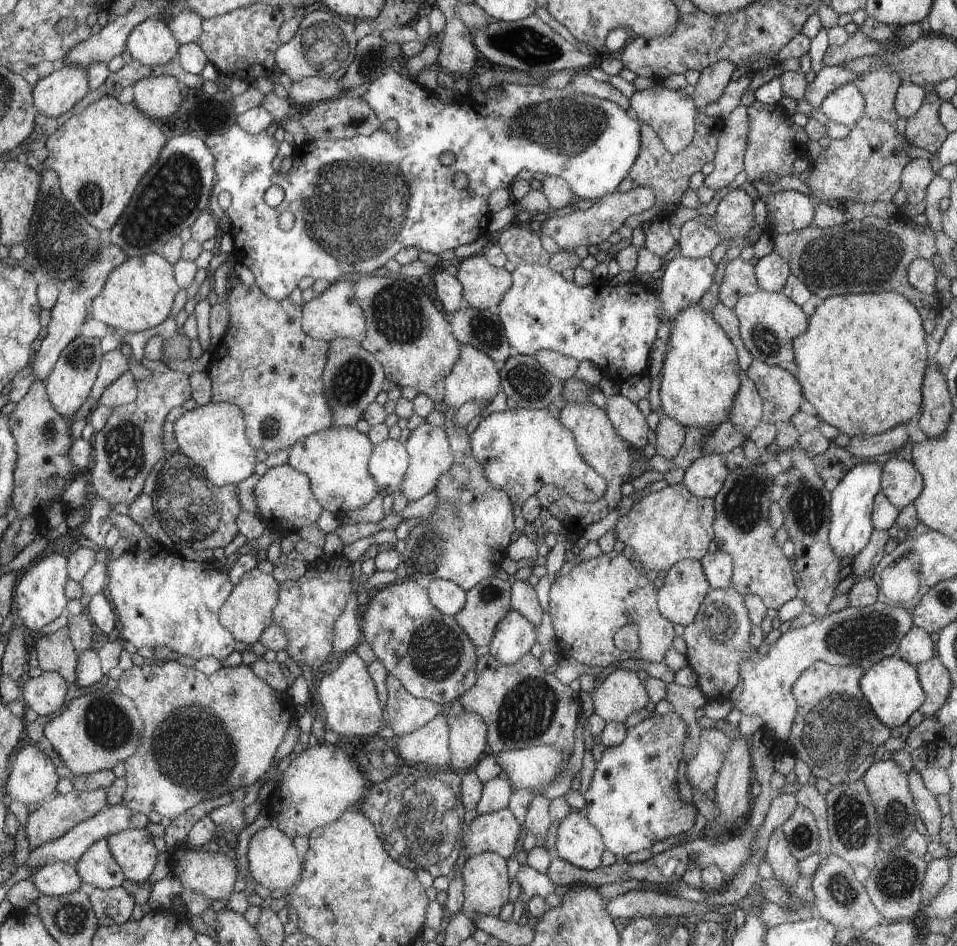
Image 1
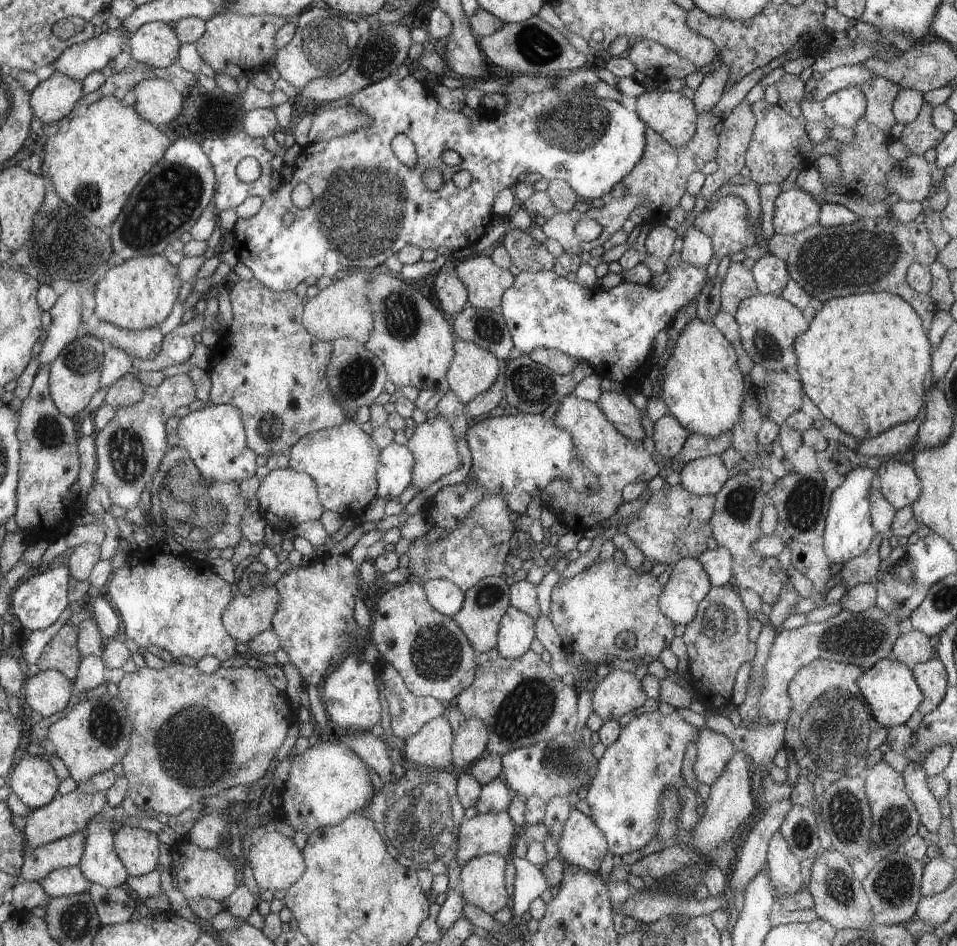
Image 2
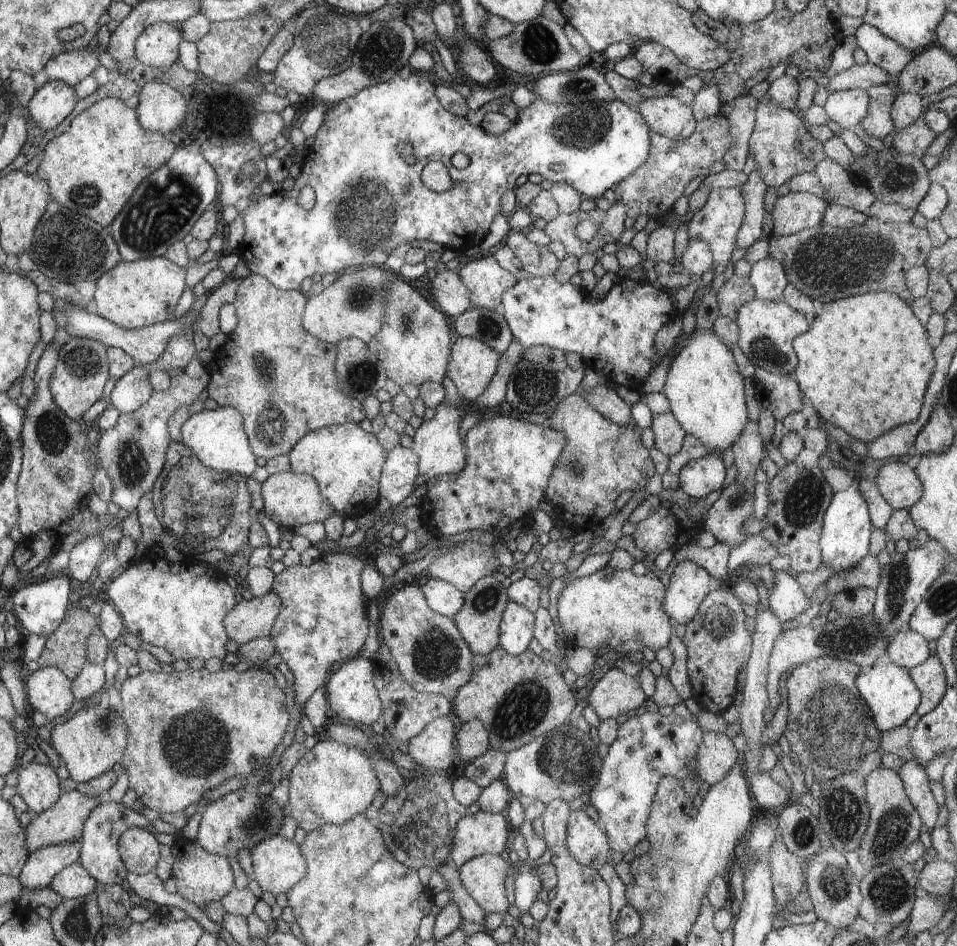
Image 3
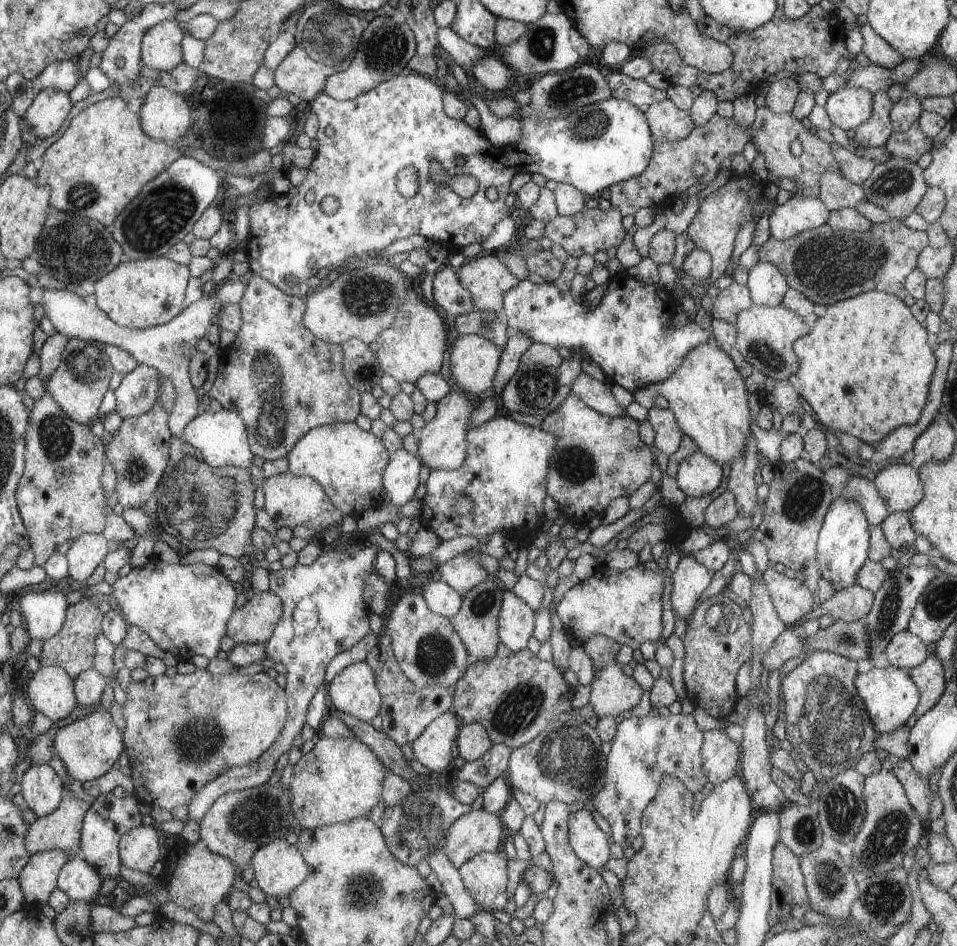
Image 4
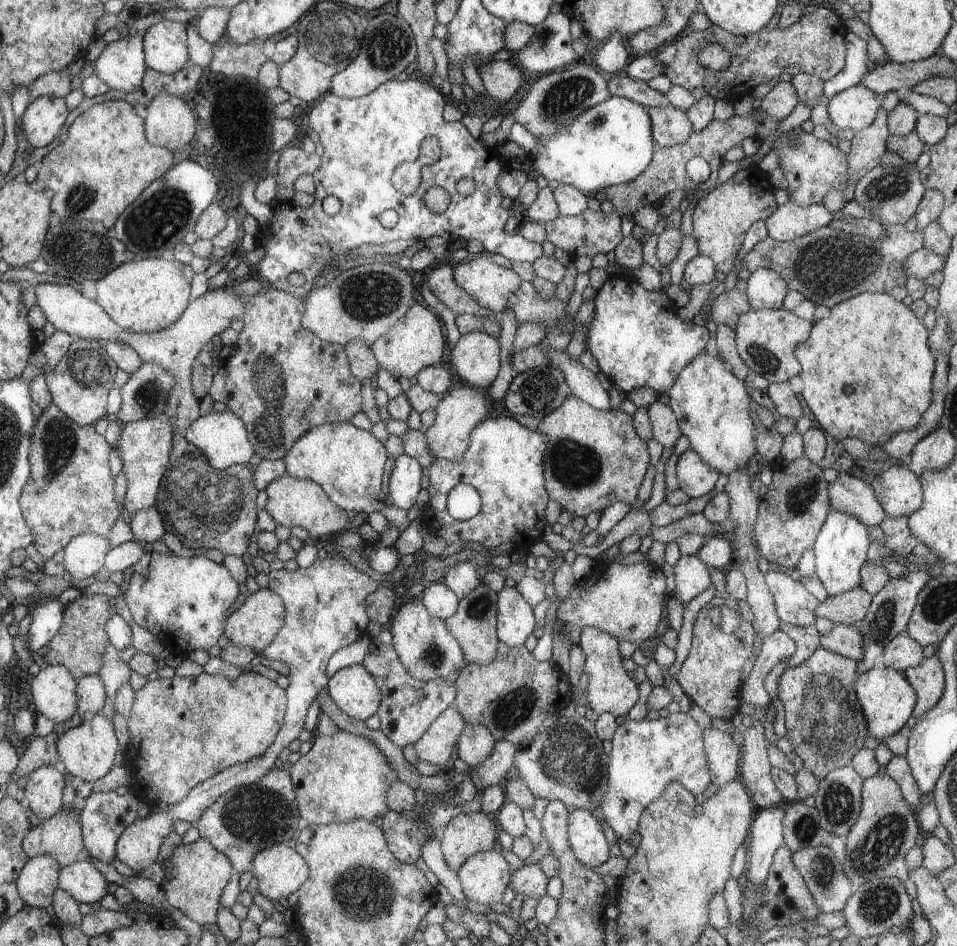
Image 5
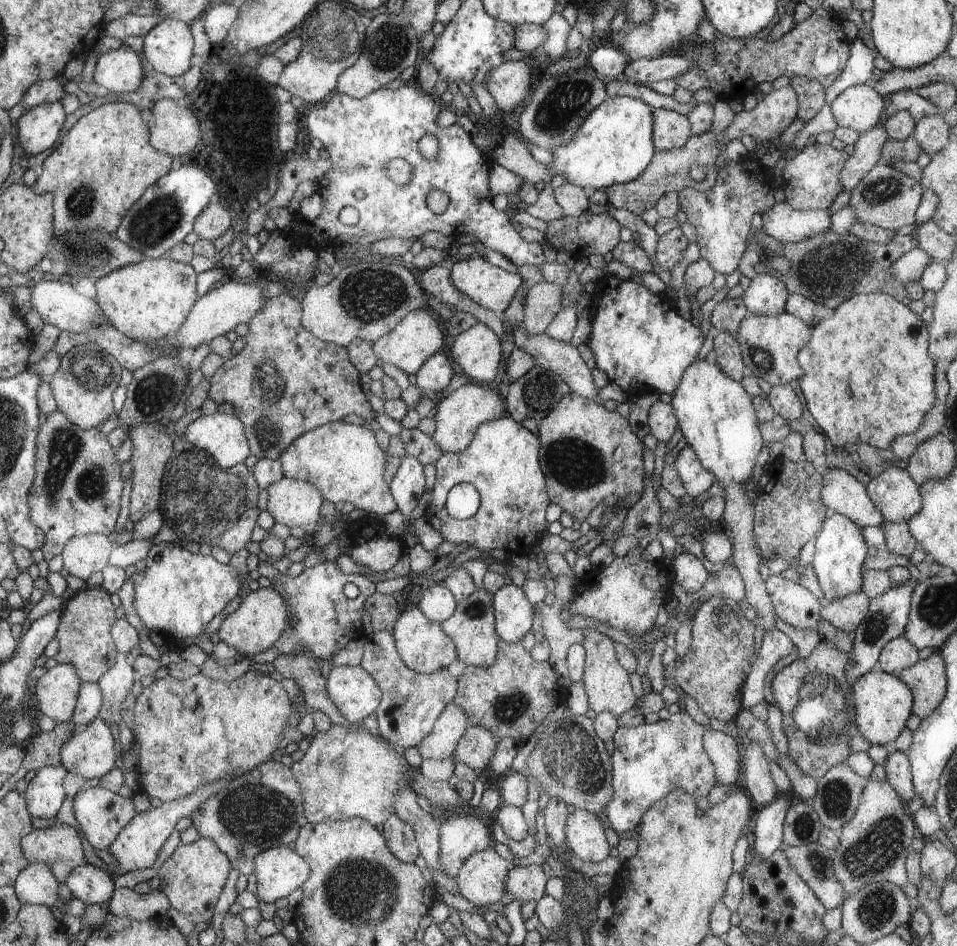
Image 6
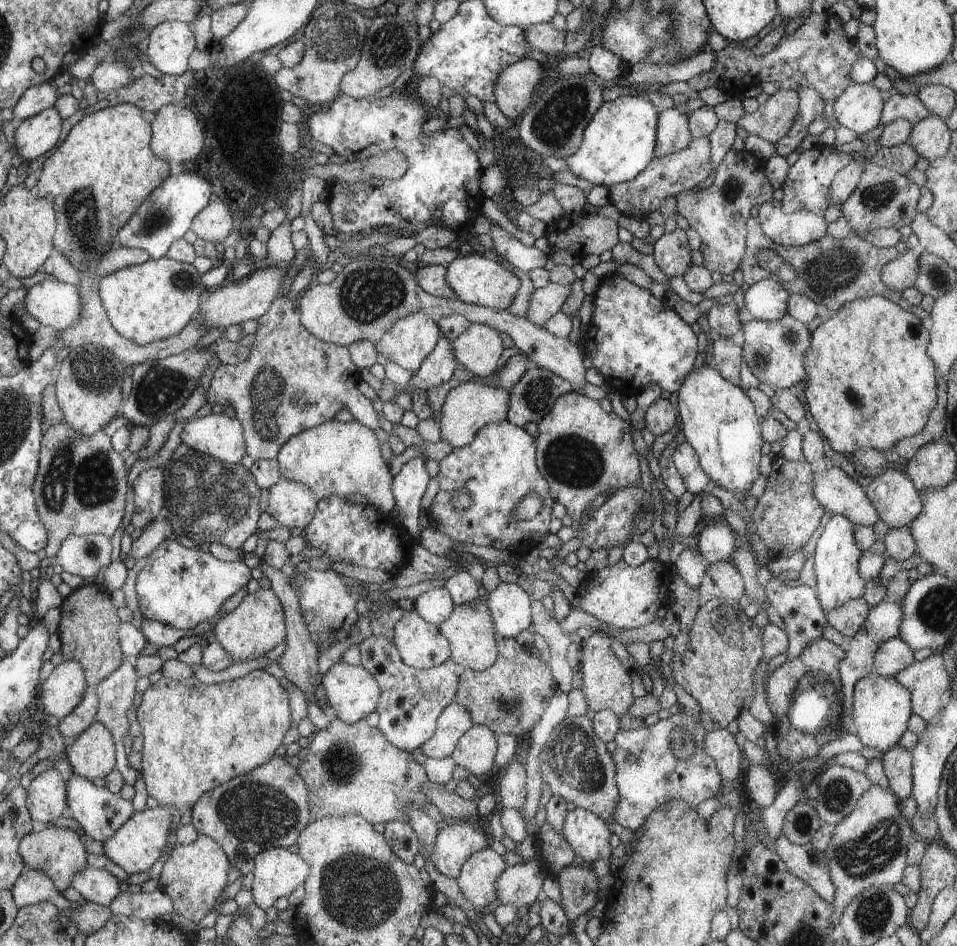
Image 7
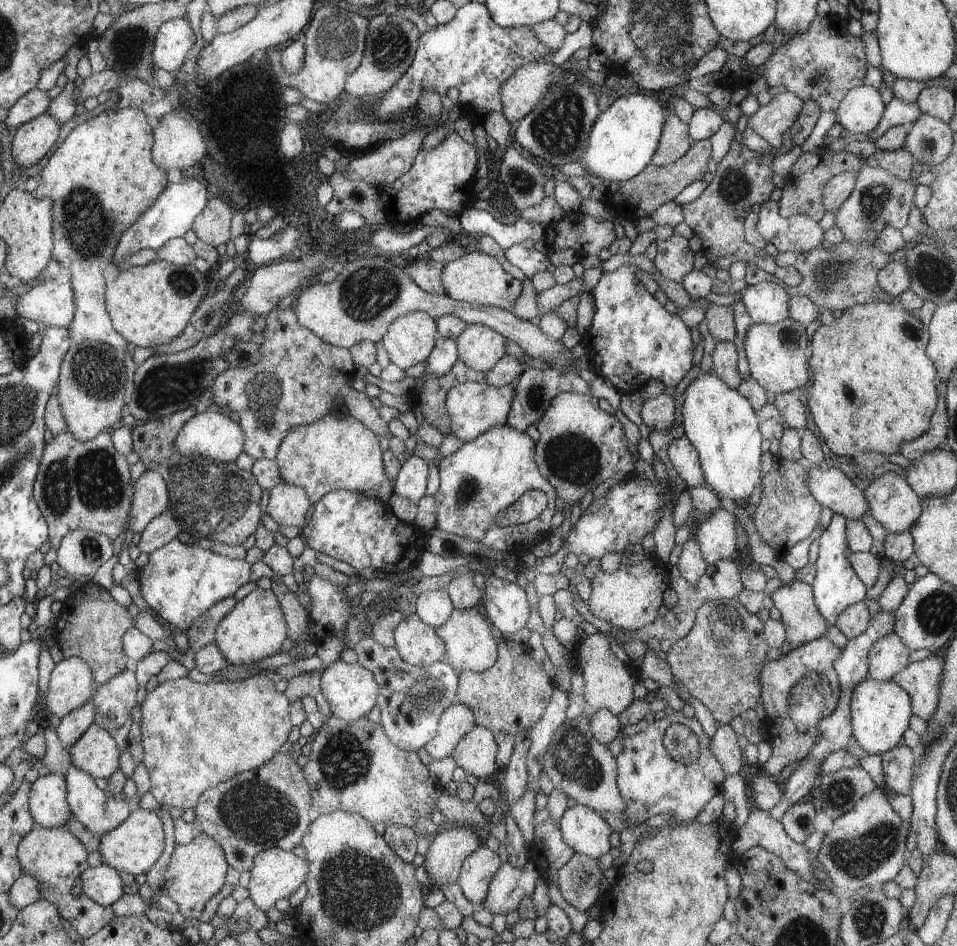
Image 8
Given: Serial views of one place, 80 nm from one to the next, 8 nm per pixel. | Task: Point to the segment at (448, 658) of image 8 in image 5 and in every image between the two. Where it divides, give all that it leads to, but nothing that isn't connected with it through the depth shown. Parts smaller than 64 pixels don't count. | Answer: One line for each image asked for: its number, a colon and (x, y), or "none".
5: (474, 625)
6: (471, 627)
7: (469, 628)

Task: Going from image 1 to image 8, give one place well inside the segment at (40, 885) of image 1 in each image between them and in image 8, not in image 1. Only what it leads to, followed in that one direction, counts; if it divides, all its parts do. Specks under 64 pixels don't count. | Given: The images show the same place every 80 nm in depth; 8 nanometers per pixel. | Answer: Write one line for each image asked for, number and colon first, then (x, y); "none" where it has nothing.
2: (63, 882)
3: (75, 881)
4: (78, 880)
5: (82, 881)
6: (93, 886)
7: (97, 885)
8: (102, 884)

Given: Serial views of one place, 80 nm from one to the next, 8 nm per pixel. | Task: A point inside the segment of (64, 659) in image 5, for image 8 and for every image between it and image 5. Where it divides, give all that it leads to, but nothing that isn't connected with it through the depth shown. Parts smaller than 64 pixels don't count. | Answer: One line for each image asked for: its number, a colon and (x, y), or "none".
6: (85, 637)
7: (88, 629)
8: (91, 625)

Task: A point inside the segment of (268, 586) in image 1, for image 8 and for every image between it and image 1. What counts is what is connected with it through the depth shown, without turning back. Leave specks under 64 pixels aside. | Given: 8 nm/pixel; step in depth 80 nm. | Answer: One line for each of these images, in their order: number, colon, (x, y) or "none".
2: (251, 615)
3: (252, 619)
4: (254, 623)
5: (255, 624)
6: (258, 622)
7: (257, 624)
8: (255, 628)

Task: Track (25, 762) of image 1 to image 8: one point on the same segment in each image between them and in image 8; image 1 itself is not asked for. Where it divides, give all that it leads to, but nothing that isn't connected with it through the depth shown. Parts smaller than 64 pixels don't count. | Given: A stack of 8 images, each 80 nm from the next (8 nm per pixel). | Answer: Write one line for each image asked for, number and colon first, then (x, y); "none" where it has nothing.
2: (33, 781)
3: (39, 787)
4: (41, 788)
5: (43, 790)
6: (45, 793)
7: (47, 793)
8: (47, 799)

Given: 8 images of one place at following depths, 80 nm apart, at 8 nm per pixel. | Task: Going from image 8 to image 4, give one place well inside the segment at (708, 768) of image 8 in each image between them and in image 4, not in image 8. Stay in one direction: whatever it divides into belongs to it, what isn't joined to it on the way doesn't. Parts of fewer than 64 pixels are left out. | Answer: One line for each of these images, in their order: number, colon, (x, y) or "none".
4: (645, 750)
5: (646, 756)
6: (649, 760)
7: (648, 773)

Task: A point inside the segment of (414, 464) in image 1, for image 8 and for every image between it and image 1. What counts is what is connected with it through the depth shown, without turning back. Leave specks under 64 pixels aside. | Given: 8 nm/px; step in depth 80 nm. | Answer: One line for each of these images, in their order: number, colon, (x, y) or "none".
2: (433, 443)
3: (438, 443)
4: (443, 444)
5: (465, 407)
6: (458, 416)
7: (469, 407)
8: (474, 408)

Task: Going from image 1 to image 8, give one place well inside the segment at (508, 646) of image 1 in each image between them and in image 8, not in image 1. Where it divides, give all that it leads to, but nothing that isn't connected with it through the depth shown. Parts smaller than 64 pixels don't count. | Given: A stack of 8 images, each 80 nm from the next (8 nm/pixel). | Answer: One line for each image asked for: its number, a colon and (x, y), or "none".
2: (517, 628)
3: (517, 624)
4: (517, 619)
5: (515, 621)
6: (515, 613)
7: (509, 605)
8: (506, 604)

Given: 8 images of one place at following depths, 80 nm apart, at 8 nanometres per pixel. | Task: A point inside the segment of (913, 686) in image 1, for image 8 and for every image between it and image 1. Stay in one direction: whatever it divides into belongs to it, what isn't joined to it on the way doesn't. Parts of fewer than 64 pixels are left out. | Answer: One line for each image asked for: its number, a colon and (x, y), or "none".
2: (889, 687)
3: (889, 691)
4: (890, 696)
5: (887, 699)
6: (883, 702)
7: (881, 706)
8: (880, 711)

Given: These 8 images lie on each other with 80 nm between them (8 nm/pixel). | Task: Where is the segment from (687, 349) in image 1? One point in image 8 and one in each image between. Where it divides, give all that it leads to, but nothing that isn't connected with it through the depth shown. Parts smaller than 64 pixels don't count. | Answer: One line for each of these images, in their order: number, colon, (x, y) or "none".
2: (702, 387)
3: (705, 389)
4: (707, 395)
5: (711, 404)
6: (717, 418)
7: (718, 419)
8: (719, 421)

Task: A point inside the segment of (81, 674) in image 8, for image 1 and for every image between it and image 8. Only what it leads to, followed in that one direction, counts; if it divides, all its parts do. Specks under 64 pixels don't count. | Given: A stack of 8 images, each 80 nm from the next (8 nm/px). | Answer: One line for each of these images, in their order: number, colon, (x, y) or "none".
1: (45, 695)
2: (48, 692)
3: (48, 690)
4: (51, 691)
5: (54, 690)
6: (58, 691)
7: (63, 691)

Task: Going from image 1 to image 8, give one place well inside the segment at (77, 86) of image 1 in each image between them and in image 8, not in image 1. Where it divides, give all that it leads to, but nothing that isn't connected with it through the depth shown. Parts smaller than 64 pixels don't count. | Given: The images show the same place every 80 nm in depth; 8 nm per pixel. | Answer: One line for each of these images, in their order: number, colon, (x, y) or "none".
2: (54, 98)
3: (53, 102)
4: (46, 114)
5: (43, 120)
6: (38, 129)
7: (35, 136)
8: (31, 142)

